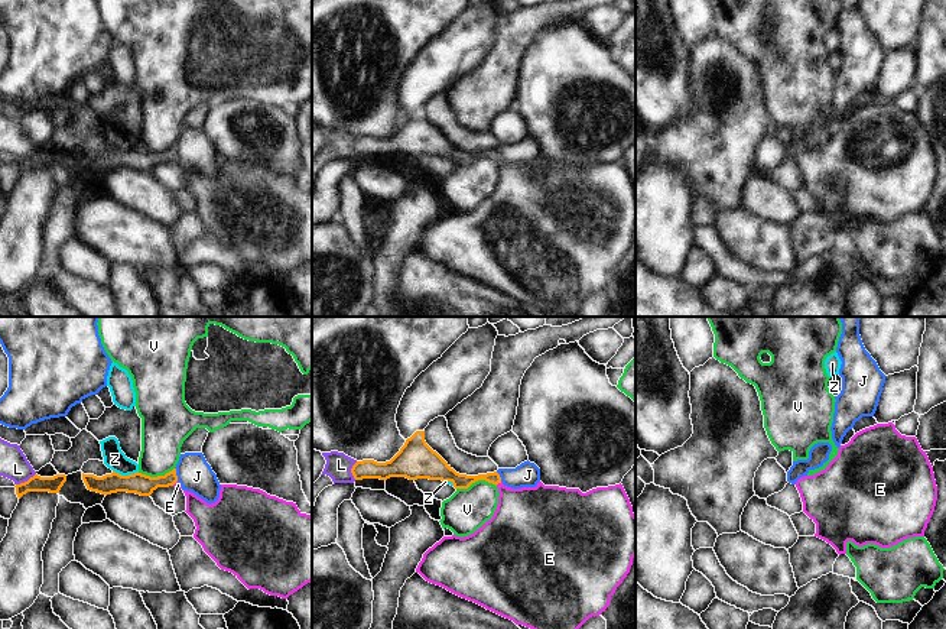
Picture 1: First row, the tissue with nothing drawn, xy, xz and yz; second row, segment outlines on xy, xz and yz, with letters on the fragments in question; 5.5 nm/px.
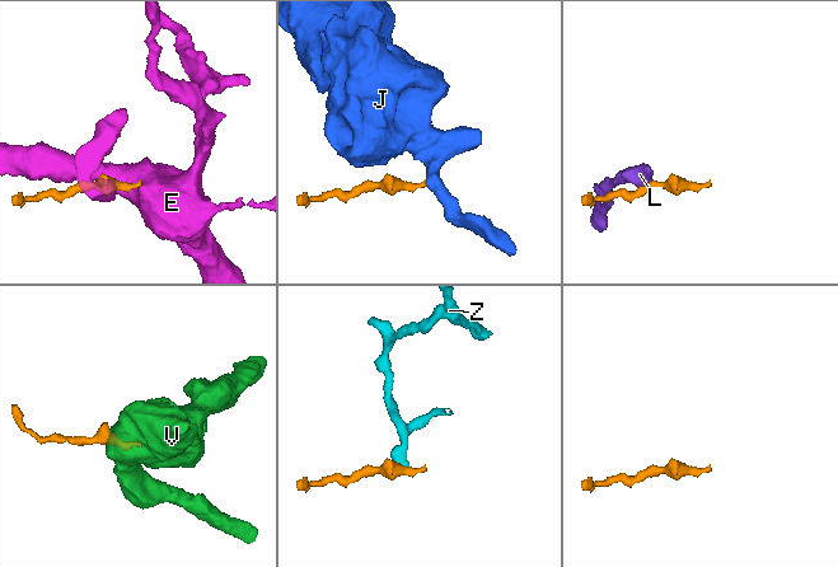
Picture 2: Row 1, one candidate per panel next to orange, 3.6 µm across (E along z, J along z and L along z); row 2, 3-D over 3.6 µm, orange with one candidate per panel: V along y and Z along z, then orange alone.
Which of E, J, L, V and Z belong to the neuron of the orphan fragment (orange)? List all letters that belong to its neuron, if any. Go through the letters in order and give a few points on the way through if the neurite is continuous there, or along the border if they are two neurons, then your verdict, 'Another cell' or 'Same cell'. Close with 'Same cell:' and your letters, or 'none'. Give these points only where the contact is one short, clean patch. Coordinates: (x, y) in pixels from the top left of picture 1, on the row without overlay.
E: Path across: xz (458, 156), (498, 158), (524, 194). Same cell
J: Boundary: xy (175, 143), (178, 156). Another cell
L: Boundary: xy (35, 149), (16, 161). Another cell
V: Boundary: xz (496, 161), (487, 156), (475, 156), (467, 164), (457, 165). Another cell
Z: Boundary: xy (113, 146), (122, 151), (137, 148). Another cell
Same cell: E.

